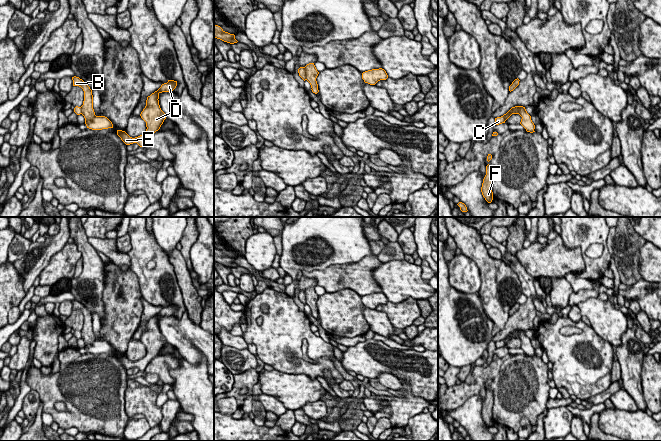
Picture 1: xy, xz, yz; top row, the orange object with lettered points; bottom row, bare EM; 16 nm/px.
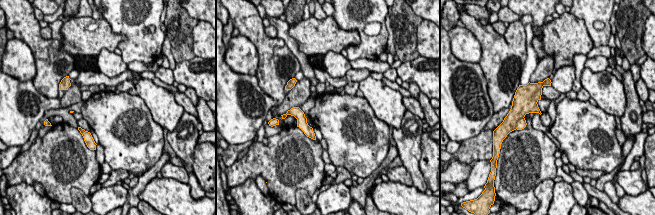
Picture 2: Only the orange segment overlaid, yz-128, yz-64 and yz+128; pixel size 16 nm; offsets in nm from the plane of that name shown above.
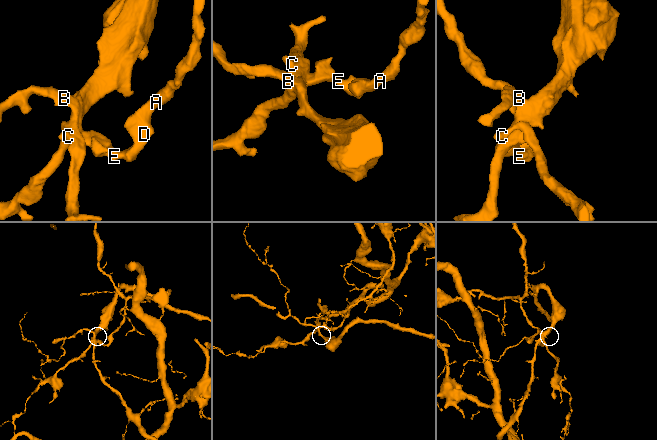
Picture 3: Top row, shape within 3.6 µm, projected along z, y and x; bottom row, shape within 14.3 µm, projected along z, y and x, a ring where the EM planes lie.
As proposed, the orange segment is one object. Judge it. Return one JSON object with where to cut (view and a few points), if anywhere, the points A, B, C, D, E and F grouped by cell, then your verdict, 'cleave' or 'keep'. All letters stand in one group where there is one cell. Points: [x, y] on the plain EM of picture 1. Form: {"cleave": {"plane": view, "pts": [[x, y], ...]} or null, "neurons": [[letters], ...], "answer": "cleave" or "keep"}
{"cleave": {"plane": "yz", "pts": [[522, 330], [515, 335], [510, 335], [503, 346]]}, "neurons": [["A", "C", "D", "E"], ["B", "F"]], "answer": "cleave"}

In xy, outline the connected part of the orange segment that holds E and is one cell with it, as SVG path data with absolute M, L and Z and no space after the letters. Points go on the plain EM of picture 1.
M168 304L167 307L161 309L161 311L147 321L146 330L141 336L141 342L146 346L146 355L135 362L130 361L125 355L117 354L117 359L126 368L130 369L137 367L140 371L145 371L145 368L150 361L160 353L166 338L161 334L159 329L159 318L162 316L172 316L177 310L177 305Z

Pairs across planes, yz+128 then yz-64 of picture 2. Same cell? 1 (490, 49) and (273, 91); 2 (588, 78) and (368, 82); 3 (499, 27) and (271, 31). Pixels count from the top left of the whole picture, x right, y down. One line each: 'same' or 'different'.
1: same
2: same
3: same

